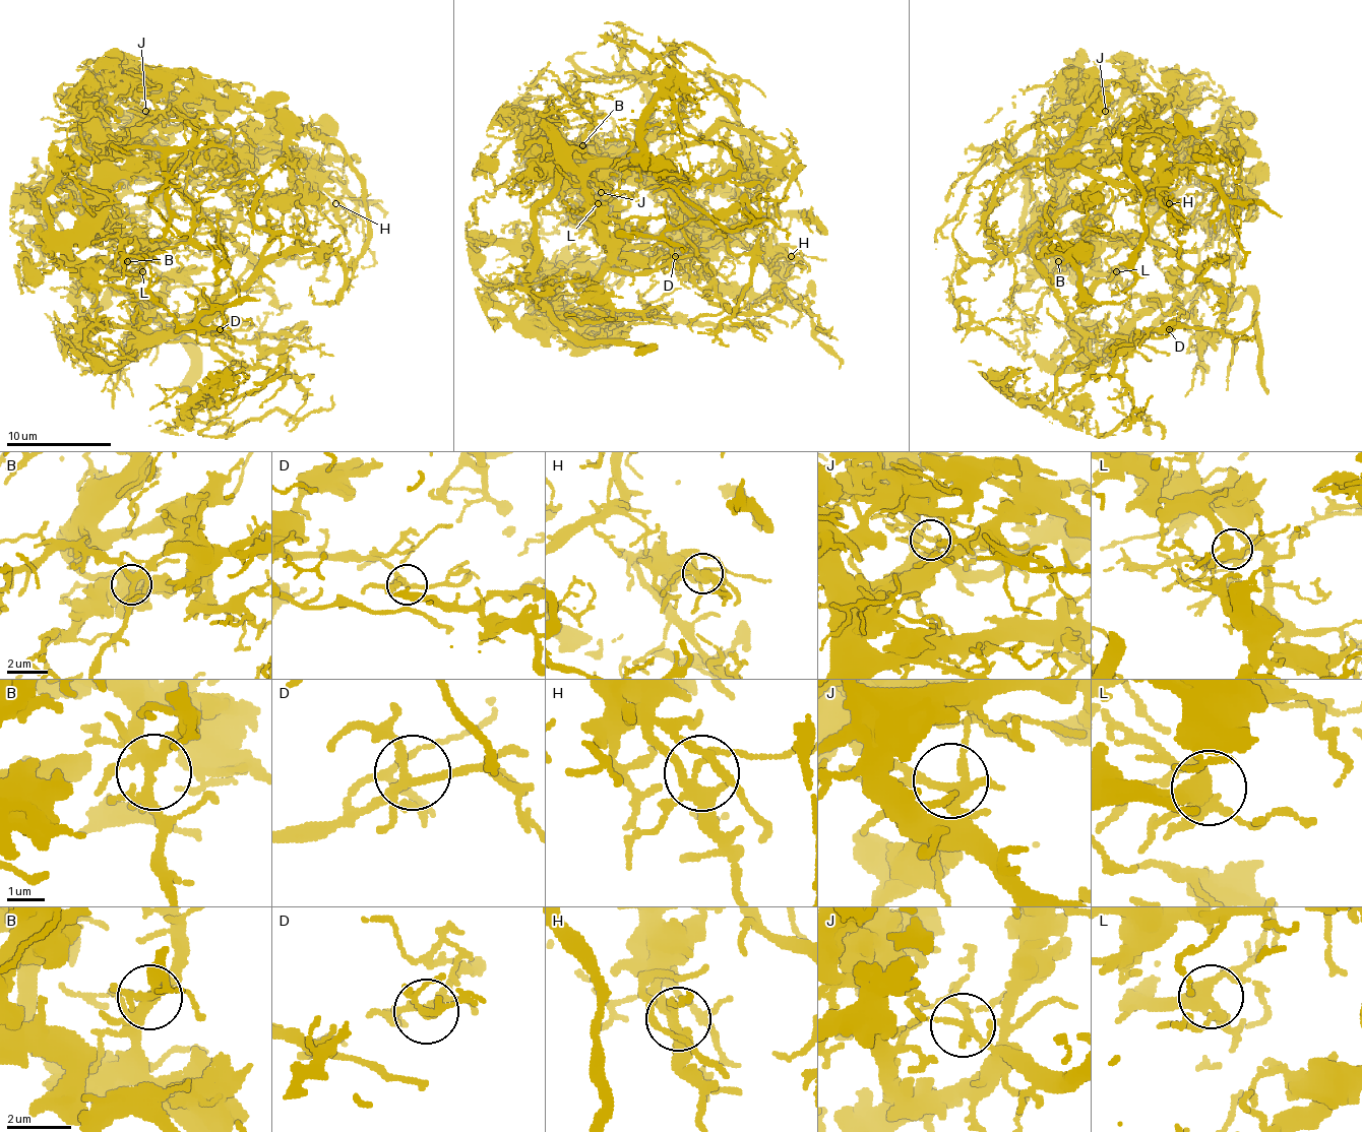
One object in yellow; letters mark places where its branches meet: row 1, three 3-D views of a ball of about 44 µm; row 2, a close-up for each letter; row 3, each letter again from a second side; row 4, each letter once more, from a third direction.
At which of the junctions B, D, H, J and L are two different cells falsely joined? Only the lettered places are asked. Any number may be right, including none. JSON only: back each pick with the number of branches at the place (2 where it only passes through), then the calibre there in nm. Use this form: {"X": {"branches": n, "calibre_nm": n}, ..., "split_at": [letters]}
{"split_at": []}

